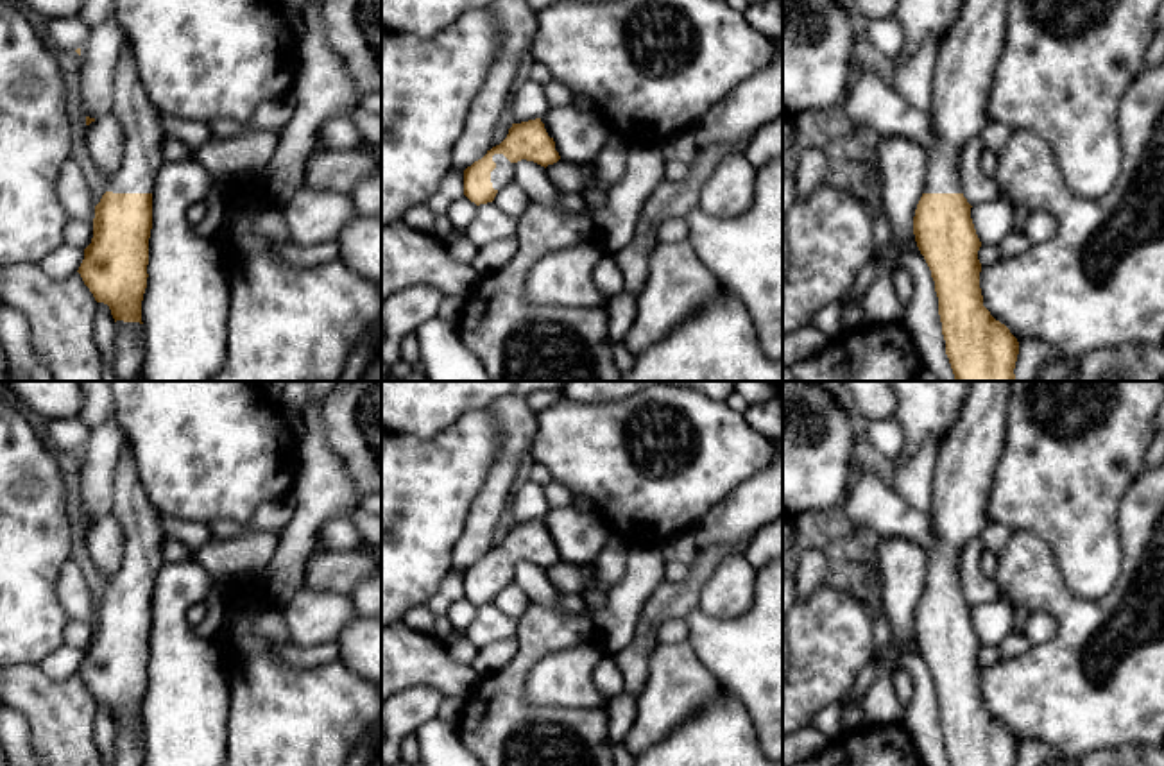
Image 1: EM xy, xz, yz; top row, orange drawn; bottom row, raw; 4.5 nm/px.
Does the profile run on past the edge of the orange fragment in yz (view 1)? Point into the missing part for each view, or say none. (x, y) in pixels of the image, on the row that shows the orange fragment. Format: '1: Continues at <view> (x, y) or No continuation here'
1: Continues at yz (966, 65)

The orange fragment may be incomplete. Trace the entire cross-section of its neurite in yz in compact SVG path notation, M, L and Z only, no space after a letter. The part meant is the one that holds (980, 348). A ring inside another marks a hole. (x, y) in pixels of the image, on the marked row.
M967 0L960 20L940 41L933 75L935 140L928 149L926 188L915 209L913 234L935 281L946 354L956 381L1014 381L1019 354L1017 338L983 306L978 260L981 242L958 172L963 145L978 138L989 122L996 66L1008 36L1008 11L1010 0Z

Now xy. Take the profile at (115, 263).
M129 41L124 43L115 70L115 93L111 113L118 116L124 131L124 156L118 170L107 181L107 192L95 206L93 238L84 249L79 274L97 302L109 306L111 315L124 322L141 322L141 301L147 288L149 238L152 229L152 192L165 163L161 145L165 129L159 111L147 97L136 68Z

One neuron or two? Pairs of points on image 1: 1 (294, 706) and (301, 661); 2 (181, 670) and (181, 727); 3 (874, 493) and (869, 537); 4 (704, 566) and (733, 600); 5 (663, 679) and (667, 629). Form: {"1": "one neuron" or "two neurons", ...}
{"1": "two neurons", "2": "one neuron", "3": "two neurons", "4": "two neurons", "5": "two neurons"}

